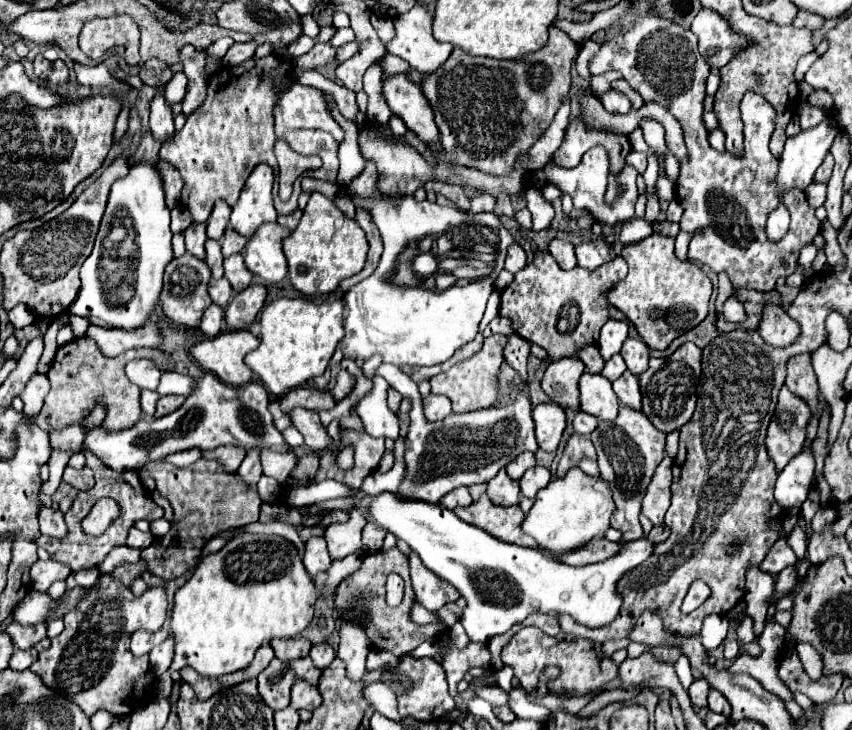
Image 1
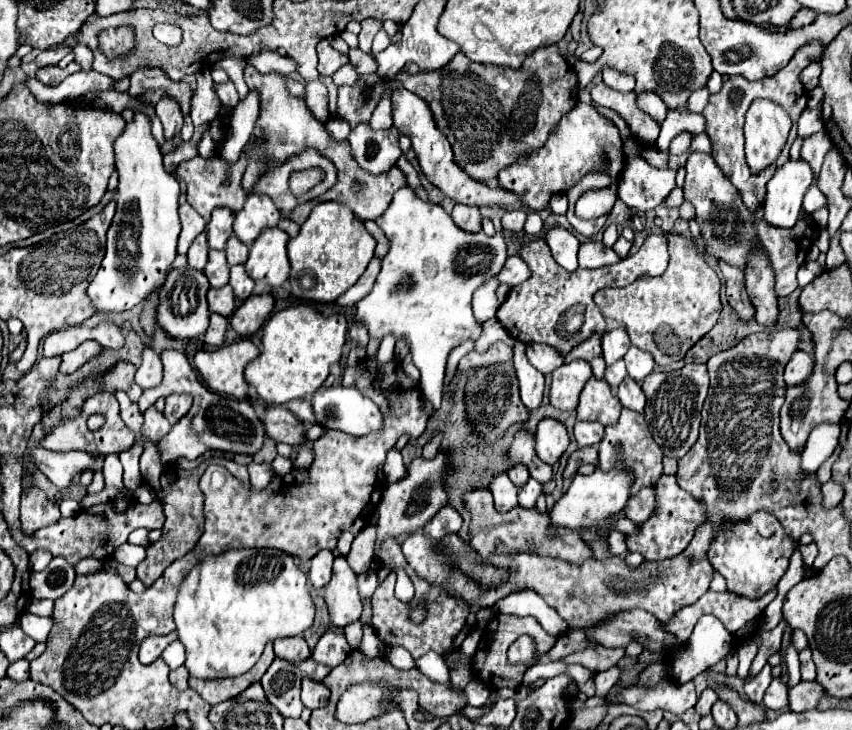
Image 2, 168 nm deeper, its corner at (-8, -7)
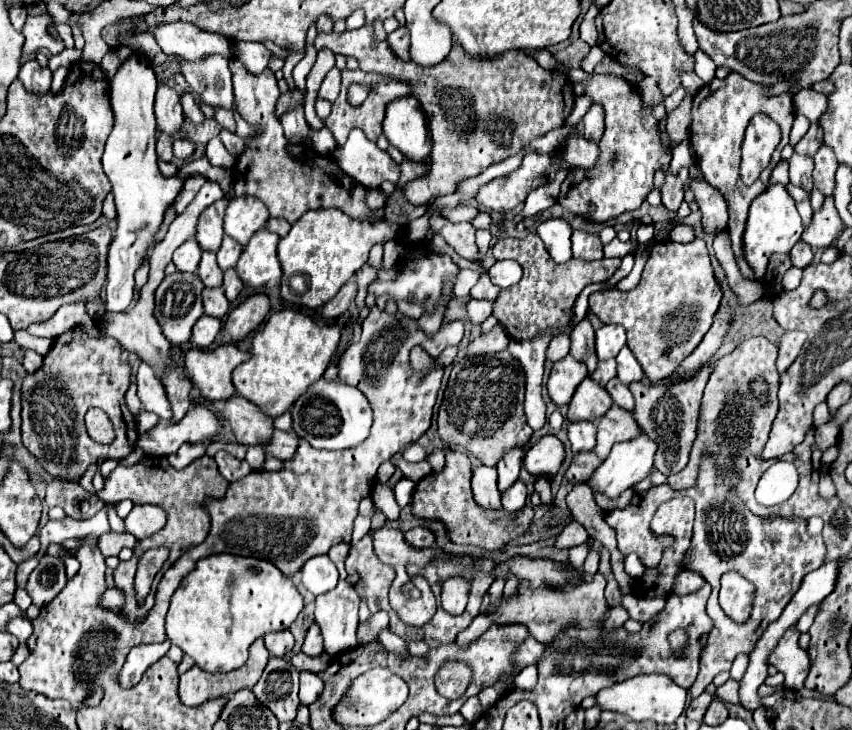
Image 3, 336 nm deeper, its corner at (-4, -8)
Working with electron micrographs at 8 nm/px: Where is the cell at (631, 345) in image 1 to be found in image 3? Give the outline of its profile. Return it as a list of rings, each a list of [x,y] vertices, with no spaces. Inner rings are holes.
[[[627,346],[621,348],[621,352],[617,354],[617,378],[623,384],[631,384],[631,382],[639,382],[643,380],[643,370],[639,368],[639,362],[635,360],[635,356],[631,354],[631,350]]]

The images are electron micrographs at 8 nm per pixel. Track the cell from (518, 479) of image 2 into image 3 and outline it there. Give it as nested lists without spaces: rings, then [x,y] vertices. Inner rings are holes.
[[[519,446],[519,448],[511,448],[503,454],[503,458],[499,460],[499,464],[495,466],[497,468],[497,486],[501,490],[507,490],[517,478],[519,478],[519,470],[521,470],[521,460],[525,456],[525,450]]]

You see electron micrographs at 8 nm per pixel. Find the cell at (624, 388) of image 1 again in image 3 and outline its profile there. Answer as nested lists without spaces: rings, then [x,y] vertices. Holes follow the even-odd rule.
[[[617,378],[615,380],[609,380],[605,388],[607,388],[607,392],[611,394],[611,398],[613,398],[613,402],[617,406],[621,406],[623,410],[633,410],[633,396],[631,396],[629,388],[623,386]]]

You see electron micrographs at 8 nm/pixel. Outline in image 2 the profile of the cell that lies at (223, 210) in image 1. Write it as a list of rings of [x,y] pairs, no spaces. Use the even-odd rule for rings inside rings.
[[[219,207],[213,211],[209,221],[209,247],[211,249],[225,249],[227,239],[233,235],[233,219],[235,213],[227,207]]]

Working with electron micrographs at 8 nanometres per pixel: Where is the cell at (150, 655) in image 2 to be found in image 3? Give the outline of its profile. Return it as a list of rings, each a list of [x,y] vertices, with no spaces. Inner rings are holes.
[[[165,640],[161,644],[141,644],[141,646],[135,646],[129,654],[127,654],[127,660],[119,672],[119,684],[121,688],[131,688],[135,686],[143,672],[155,664],[159,658],[163,658],[167,654],[167,650],[171,648],[171,642]]]

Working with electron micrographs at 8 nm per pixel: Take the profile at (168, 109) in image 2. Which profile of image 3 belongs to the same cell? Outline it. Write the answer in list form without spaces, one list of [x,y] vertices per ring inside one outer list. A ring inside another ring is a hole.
[[[169,86],[157,88],[155,98],[155,116],[157,116],[157,128],[165,134],[177,134],[183,124],[183,108],[179,94]]]

